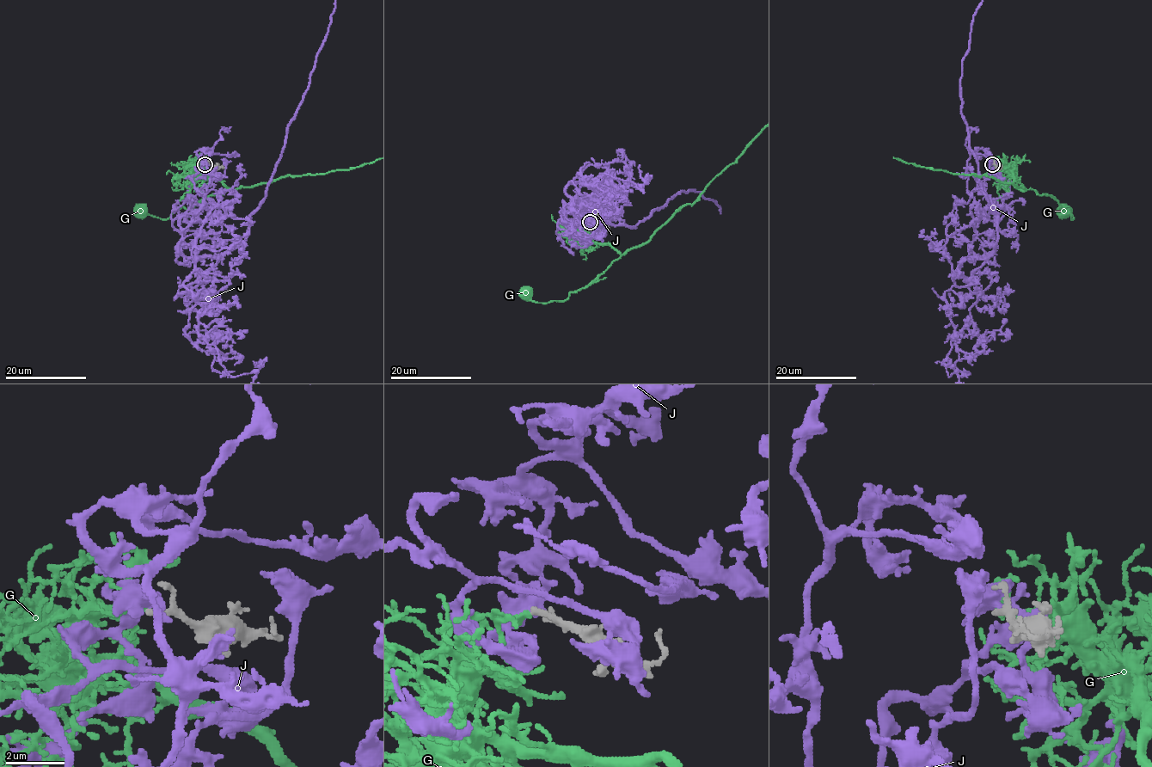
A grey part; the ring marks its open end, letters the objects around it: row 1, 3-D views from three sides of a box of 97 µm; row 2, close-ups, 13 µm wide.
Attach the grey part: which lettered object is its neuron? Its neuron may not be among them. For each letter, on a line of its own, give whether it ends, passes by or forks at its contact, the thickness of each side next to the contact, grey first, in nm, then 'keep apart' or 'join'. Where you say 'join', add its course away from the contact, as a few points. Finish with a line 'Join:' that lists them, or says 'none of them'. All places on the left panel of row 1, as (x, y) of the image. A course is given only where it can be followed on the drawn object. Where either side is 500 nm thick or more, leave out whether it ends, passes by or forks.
G: it passes by; 140 nm thick on the grey side, 130 nm on the other; keep apart
J: it forks there; 160 nm thick on the grey side, 400 nm on the other; keep apart
Join: none of them

